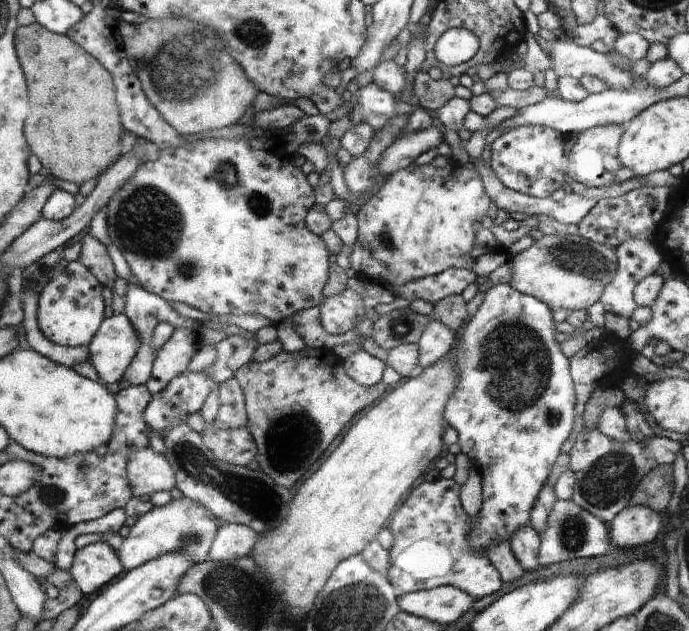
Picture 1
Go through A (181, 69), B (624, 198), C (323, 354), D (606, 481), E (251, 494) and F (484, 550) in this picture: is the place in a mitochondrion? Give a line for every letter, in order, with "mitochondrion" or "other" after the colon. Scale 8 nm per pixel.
A: mitochondrion
B: other
C: other
D: mitochondrion
E: mitochondrion
F: other

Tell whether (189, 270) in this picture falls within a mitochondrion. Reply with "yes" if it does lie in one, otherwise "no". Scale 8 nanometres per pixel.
yes

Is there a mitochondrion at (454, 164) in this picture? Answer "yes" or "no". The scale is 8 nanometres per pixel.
no

